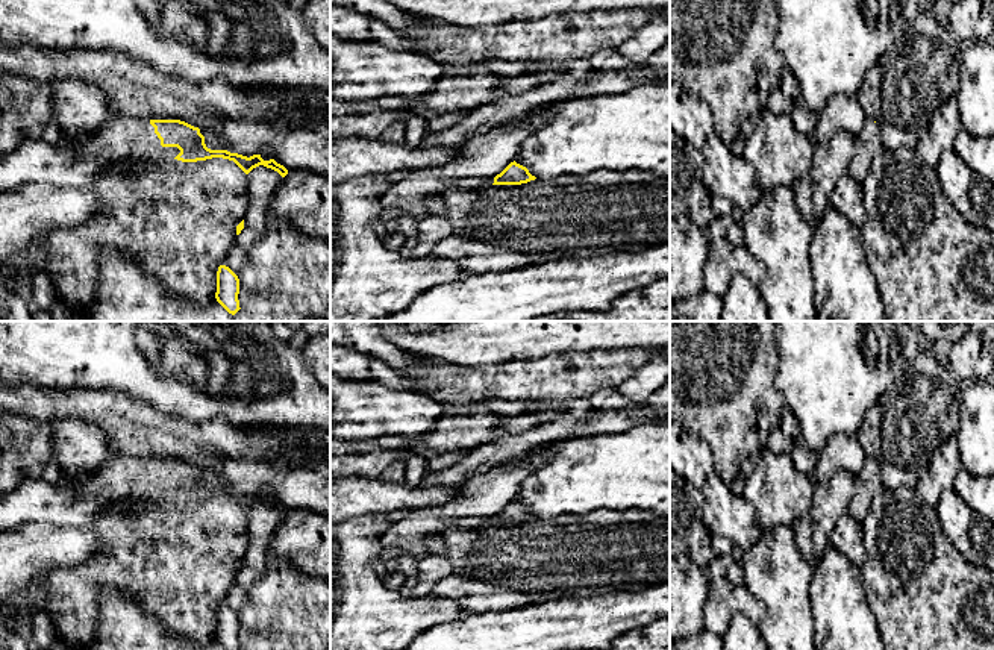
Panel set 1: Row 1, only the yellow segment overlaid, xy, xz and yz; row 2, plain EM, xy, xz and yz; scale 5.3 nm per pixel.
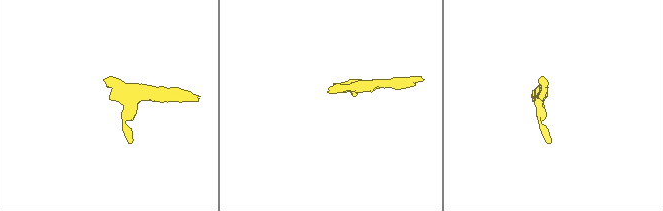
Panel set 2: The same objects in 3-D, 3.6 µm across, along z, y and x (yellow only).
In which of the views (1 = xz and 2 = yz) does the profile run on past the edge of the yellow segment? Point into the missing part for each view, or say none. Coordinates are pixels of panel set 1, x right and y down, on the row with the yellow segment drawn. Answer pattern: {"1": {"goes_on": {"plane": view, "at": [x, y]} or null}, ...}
{"1": {"goes_on": {"plane": "xz", "at": [462, 184]}}, "2": {"goes_on": null}}

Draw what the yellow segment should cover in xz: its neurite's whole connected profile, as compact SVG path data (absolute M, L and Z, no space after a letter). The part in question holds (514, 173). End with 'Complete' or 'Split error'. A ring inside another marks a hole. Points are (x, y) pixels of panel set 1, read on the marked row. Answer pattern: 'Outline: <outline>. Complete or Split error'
Outline: M515 161L511 162L500 174L489 179L459 179L453 182L452 188L458 191L471 191L482 185L521 185L536 177L529 173L529 170Z. Split error

